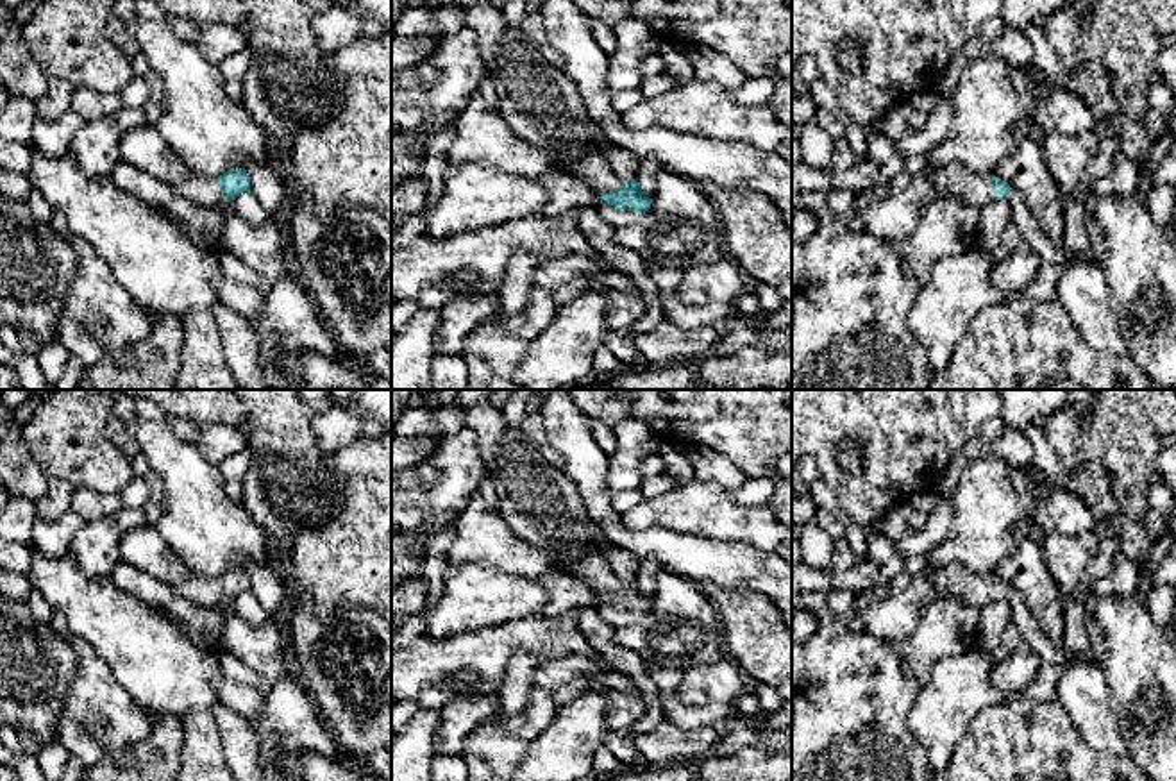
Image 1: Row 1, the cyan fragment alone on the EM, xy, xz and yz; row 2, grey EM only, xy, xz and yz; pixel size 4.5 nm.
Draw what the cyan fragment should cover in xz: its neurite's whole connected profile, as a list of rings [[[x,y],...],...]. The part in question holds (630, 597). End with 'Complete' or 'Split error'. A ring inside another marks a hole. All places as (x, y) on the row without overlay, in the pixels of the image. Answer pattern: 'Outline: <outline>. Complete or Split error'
Outline: [[[488,397],[461,411],[465,427],[477,434],[509,531],[549,552],[556,570],[599,590],[597,611],[613,627],[631,626],[649,611],[652,599],[642,593],[638,577],[624,583],[606,558],[592,550],[606,534],[592,522],[567,470],[550,466],[533,438],[520,425],[508,424]]]. Split error

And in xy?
Outline: [[[234,568],[216,579],[191,575],[188,581],[172,584],[173,592],[195,604],[214,608],[223,597],[236,600],[250,592],[250,577],[245,568]]]. Split error

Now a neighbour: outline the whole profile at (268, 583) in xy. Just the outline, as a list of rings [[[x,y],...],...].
[[[284,556],[268,561],[247,561],[243,567],[250,577],[250,592],[263,609],[279,624],[288,617],[295,597],[286,579]]]

